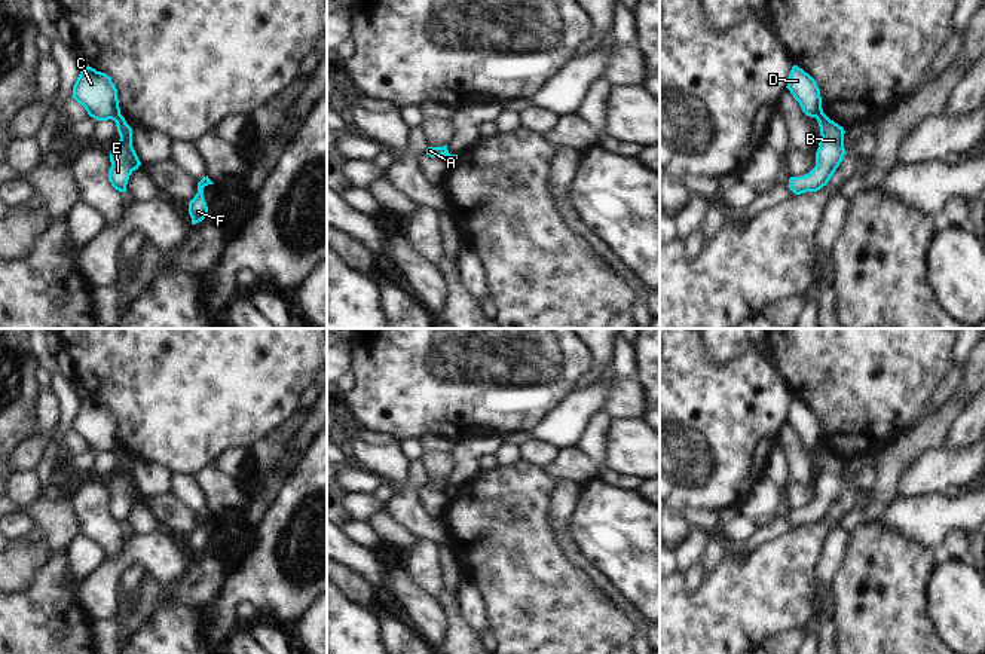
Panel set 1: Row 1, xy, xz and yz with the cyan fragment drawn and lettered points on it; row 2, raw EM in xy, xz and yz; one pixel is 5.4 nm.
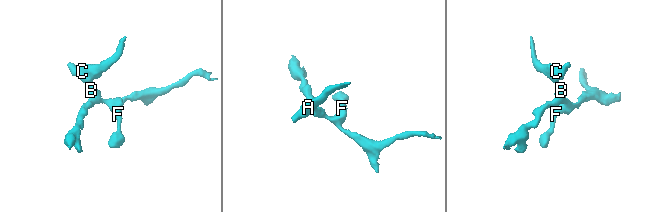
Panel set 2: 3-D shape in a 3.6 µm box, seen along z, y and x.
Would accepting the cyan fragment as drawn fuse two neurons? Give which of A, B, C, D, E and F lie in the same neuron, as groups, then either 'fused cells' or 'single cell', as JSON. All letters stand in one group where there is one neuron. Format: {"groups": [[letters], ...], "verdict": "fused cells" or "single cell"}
{"groups": [["A", "C", "D"], ["B", "E", "F"]], "verdict": "fused cells"}

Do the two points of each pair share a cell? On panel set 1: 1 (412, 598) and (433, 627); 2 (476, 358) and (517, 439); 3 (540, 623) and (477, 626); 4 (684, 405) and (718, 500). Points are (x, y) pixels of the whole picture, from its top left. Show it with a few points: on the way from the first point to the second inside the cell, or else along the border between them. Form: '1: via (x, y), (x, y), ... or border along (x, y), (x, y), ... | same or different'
1: via (419, 605), (430, 620) | same
2: border along (529, 430), (508, 431), (501, 437) | different
3: border along (479, 590), (489, 625) | different
4: via (703, 418), (703, 430), (722, 463), (718, 473) | same

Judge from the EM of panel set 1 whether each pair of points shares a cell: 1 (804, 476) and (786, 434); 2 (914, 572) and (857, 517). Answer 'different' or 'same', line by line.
1: same
2: different

